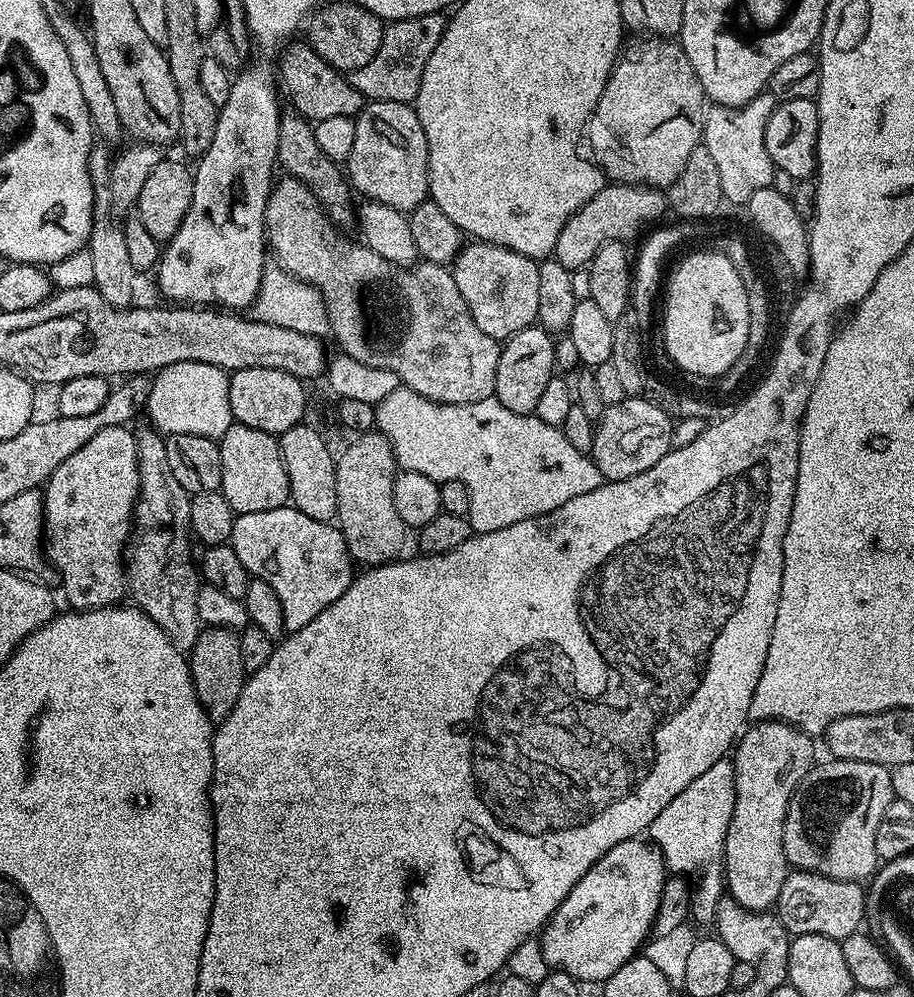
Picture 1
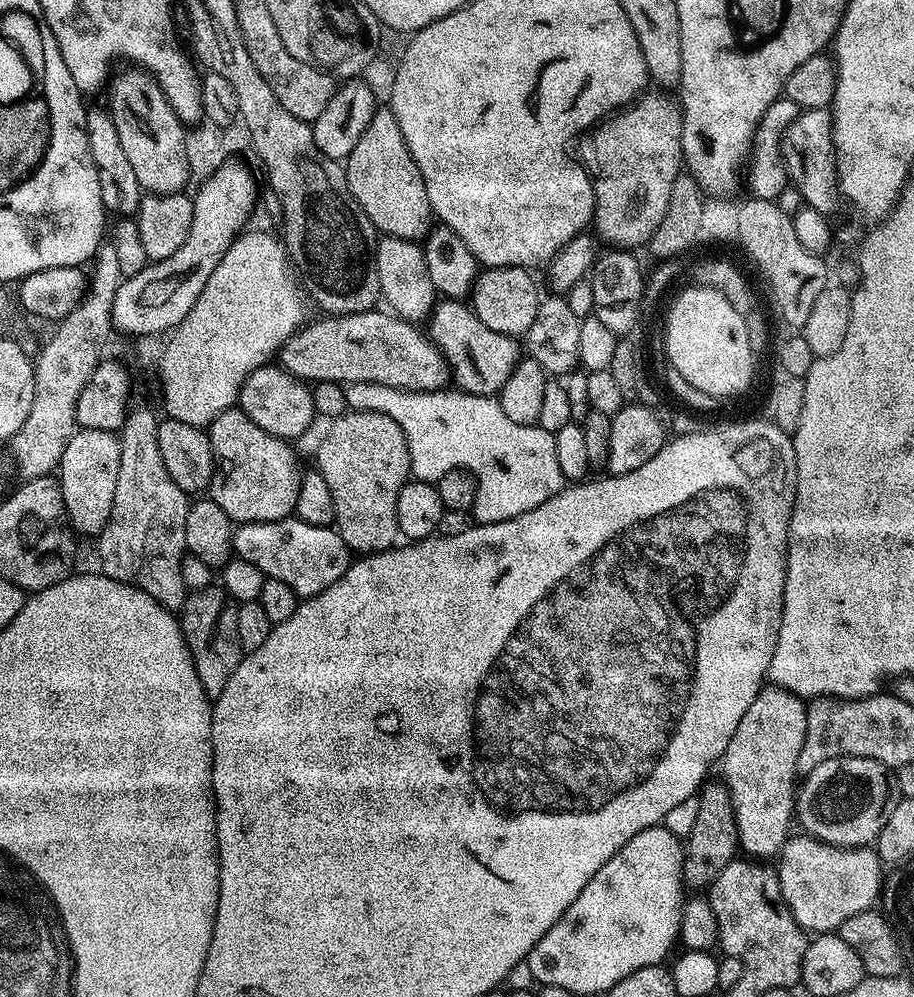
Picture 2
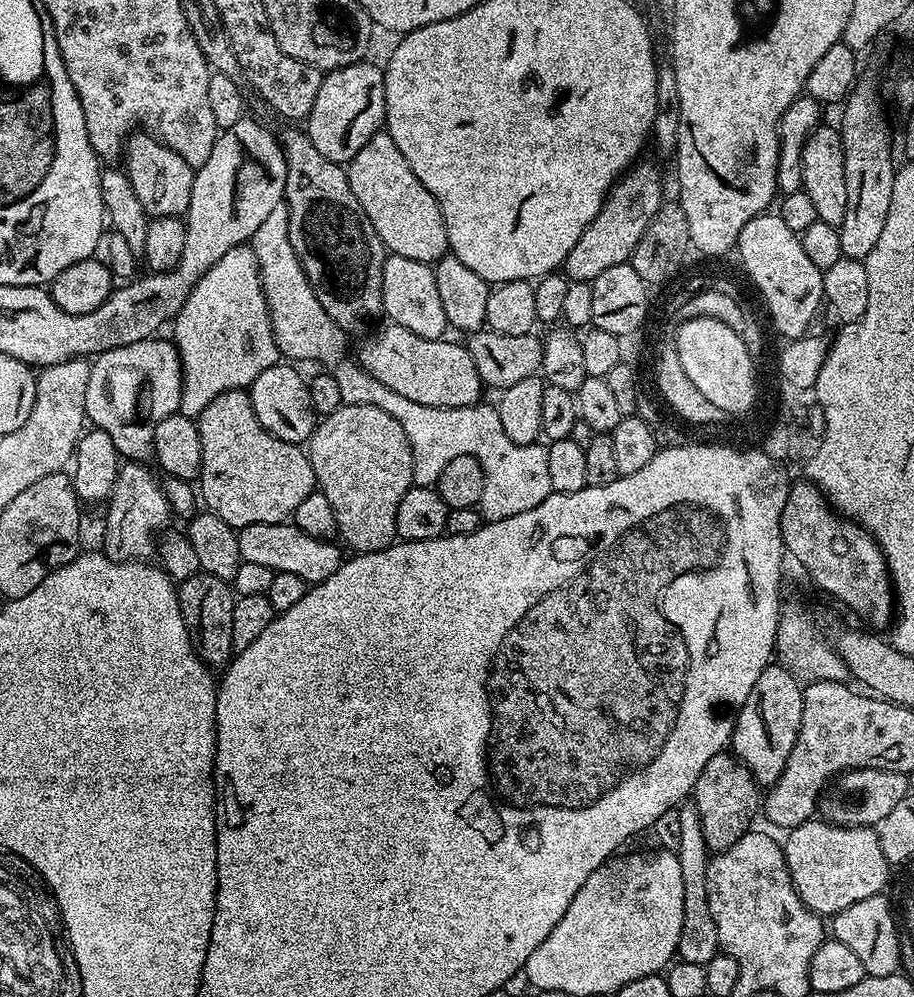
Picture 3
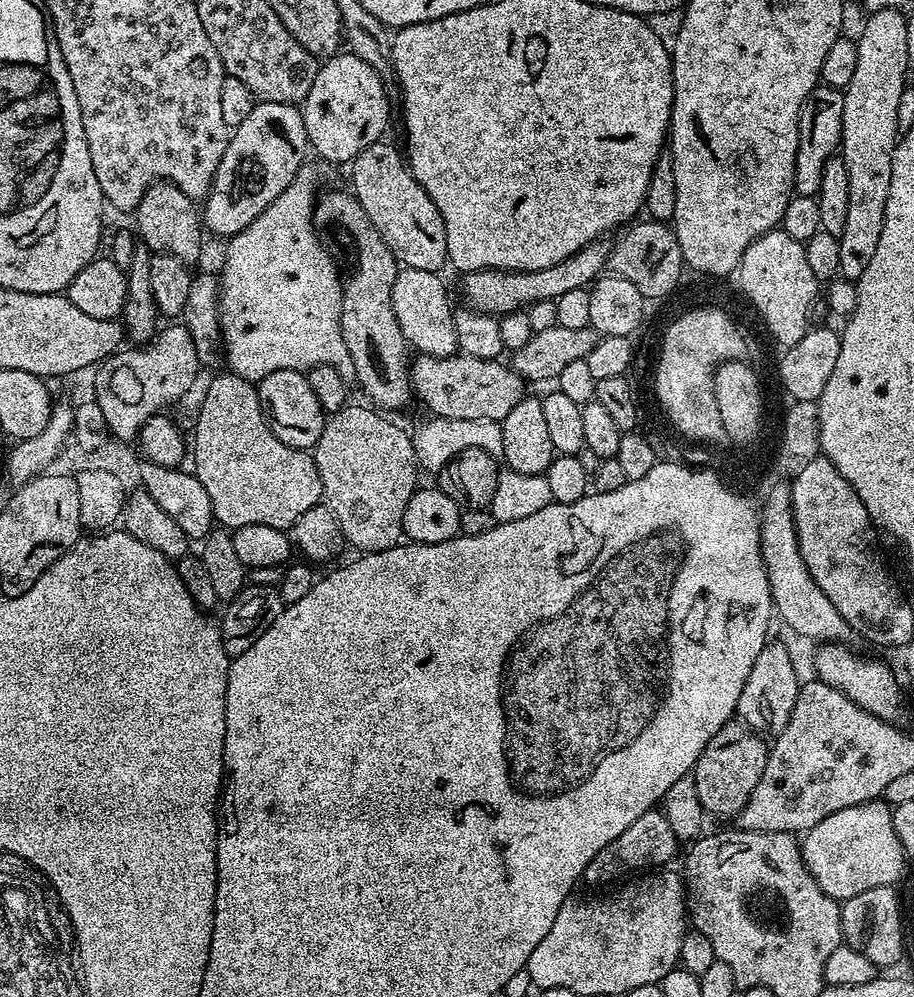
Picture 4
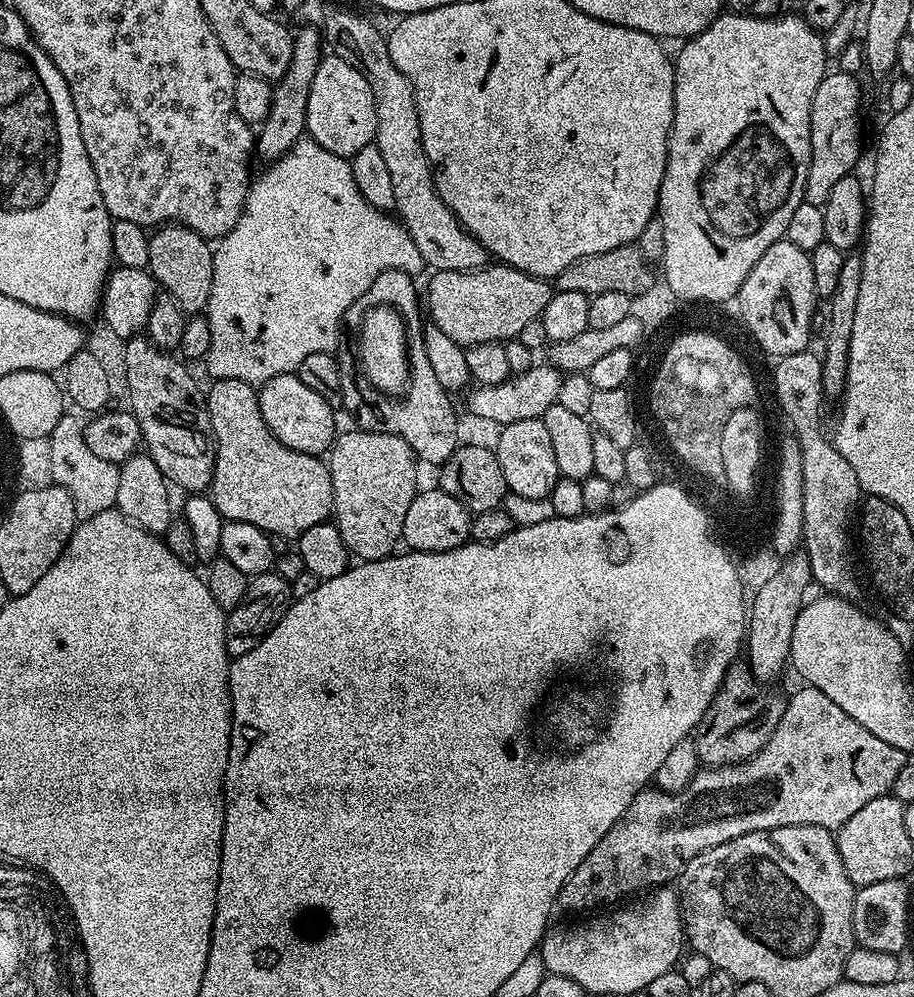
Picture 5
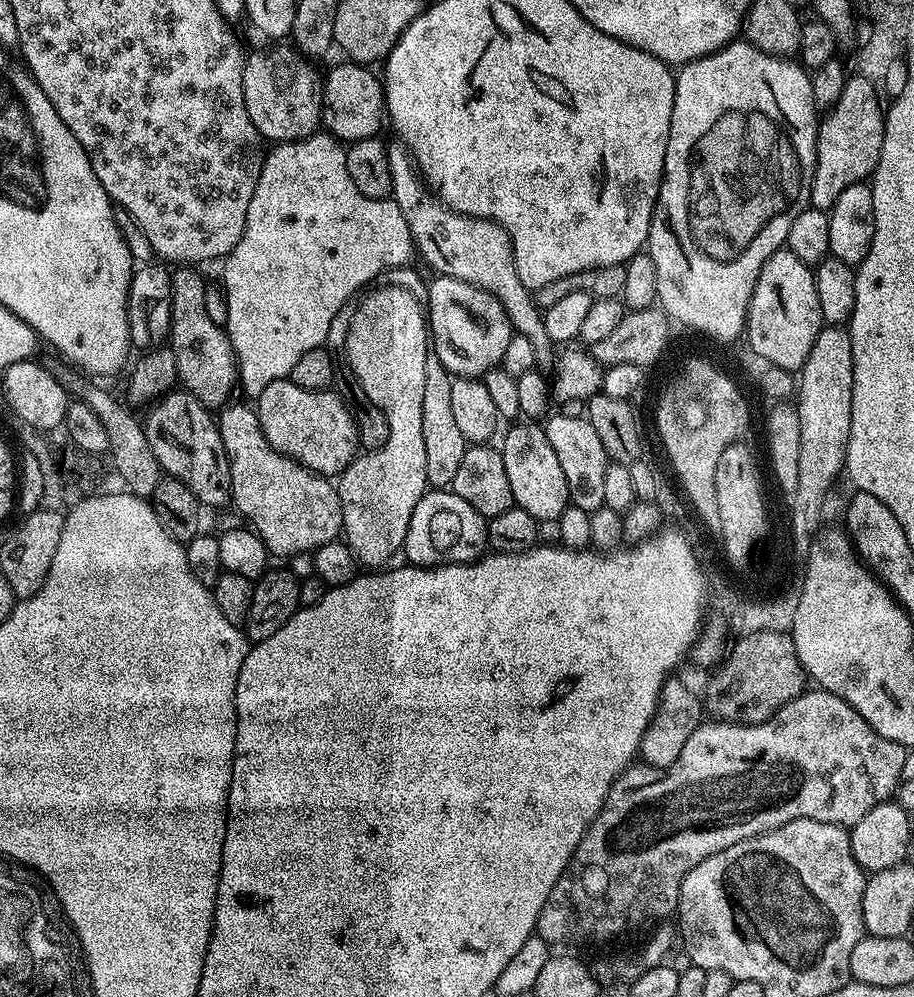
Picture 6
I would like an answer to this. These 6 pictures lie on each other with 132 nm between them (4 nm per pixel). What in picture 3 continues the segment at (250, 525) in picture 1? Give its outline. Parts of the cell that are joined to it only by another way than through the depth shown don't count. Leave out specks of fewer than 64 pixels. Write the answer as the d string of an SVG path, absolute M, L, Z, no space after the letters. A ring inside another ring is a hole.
M291 522L255 524L239 529L238 532L238 550L241 561L270 566L272 573L298 574L298 578L302 578L310 586L330 578L330 574L338 570L342 562L339 547L341 548L341 545L336 542L310 538L310 534L298 530Z

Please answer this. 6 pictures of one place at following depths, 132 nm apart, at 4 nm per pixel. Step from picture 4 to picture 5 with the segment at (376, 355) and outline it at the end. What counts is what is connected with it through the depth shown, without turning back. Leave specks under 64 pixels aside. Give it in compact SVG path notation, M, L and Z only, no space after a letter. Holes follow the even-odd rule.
M391 268L378 278L374 278L374 286L366 290L366 294L356 300L346 310L343 327L352 330L359 329L364 323L364 316L369 308L376 308L379 305L386 305L396 309L400 317L404 320L404 329L407 332L407 354L408 366L408 393L404 396L401 404L395 404L392 400L387 400L380 392L368 388L367 384L359 380L361 373L358 371L358 352L355 347L341 347L338 352L340 369L342 370L342 405L343 411L348 411L352 415L352 420L357 429L361 432L389 432L395 436L400 436L412 448L412 454L417 461L433 466L445 464L454 454L458 446L456 440L456 408L452 405L453 397L438 382L434 369L431 367L430 358L427 357L424 325L426 323L422 309L422 296L416 293L417 281L406 272L399 272Z

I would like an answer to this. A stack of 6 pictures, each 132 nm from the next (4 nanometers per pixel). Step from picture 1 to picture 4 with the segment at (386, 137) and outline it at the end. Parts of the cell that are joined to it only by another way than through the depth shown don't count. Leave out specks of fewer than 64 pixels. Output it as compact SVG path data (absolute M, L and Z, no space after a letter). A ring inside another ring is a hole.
M377 142L366 146L350 162L352 185L350 191L356 201L366 210L366 218L374 222L374 230L382 234L382 242L396 255L403 267L414 270L440 272L448 264L446 246L446 226L438 206L422 190L422 186L412 177L405 157L392 144ZM443 266L443 267L442 267Z

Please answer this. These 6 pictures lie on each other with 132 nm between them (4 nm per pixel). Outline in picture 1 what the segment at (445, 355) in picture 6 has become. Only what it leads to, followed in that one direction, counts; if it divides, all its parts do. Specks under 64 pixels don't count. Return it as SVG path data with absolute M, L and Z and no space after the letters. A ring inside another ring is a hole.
M640 38L637 40L640 40L637 44L630 45L631 43L629 43L621 51L616 65L612 67L610 78L602 90L602 98L598 98L598 106L594 106L592 116L587 122L586 140L588 136L588 148L592 151L590 153L591 159L609 181L617 184L633 184L646 188L667 190L671 188L673 182L678 178L678 174L682 174L682 166L686 166L686 158L690 158L690 150L694 150L701 143L704 134L706 97L702 86L698 82L698 74L694 74L694 66L690 66L690 62L679 43L673 42L668 38Z

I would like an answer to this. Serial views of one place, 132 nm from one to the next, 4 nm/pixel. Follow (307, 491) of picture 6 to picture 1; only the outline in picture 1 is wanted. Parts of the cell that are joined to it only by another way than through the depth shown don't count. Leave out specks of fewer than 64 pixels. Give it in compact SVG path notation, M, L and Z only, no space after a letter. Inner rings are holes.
M233 422L218 443L222 458L220 491L224 493L226 502L230 502L233 512L258 514L258 510L278 510L289 503L286 466L280 453L280 441L273 433Z

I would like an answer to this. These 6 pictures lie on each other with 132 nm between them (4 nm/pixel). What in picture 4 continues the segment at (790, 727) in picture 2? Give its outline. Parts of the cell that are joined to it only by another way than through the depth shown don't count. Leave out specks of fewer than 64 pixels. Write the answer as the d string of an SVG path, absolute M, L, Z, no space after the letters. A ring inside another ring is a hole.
M775 642L765 644L762 654L758 654L750 670L750 678L746 678L746 686L742 686L736 707L739 719L753 732L774 738L784 729L786 722L790 722L794 702L798 702L801 683L802 677L796 673L796 664L787 646Z

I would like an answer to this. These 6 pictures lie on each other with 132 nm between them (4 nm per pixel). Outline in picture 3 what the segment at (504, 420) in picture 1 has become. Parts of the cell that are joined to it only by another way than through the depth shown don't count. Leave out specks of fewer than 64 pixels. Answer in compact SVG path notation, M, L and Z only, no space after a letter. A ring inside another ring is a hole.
M282 202L270 210L266 222L262 222L252 236L250 247L256 256L262 290L272 319L272 333L276 336L281 357L292 362L317 360L320 366L336 364L334 375L338 390L342 390L342 404L378 406L378 410L386 410L386 414L390 414L390 418L406 430L412 451L412 483L415 487L433 487L442 474L442 466L446 466L450 458L473 456L484 467L486 486L478 507L485 521L522 514L522 510L534 510L538 502L552 495L549 463L546 462L547 447L540 442L512 442L506 436L506 430L502 430L502 422L491 403L481 402L461 408L422 406L422 402L410 402L410 398L394 394L390 386L382 386L382 382L360 367L355 359L344 360L346 333L334 323L330 314L326 314L322 302L318 302L316 291L306 278L294 246L290 244L287 204Z

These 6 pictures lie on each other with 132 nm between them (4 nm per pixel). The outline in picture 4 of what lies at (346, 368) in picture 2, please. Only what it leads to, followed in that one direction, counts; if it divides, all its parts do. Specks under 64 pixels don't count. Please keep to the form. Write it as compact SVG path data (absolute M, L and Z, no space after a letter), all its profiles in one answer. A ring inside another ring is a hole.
M463 354L447 356L441 360L433 356L417 355L411 361L410 375L415 399L421 400L432 411L429 413L433 417L499 422L526 396L526 382L500 360L470 358Z

